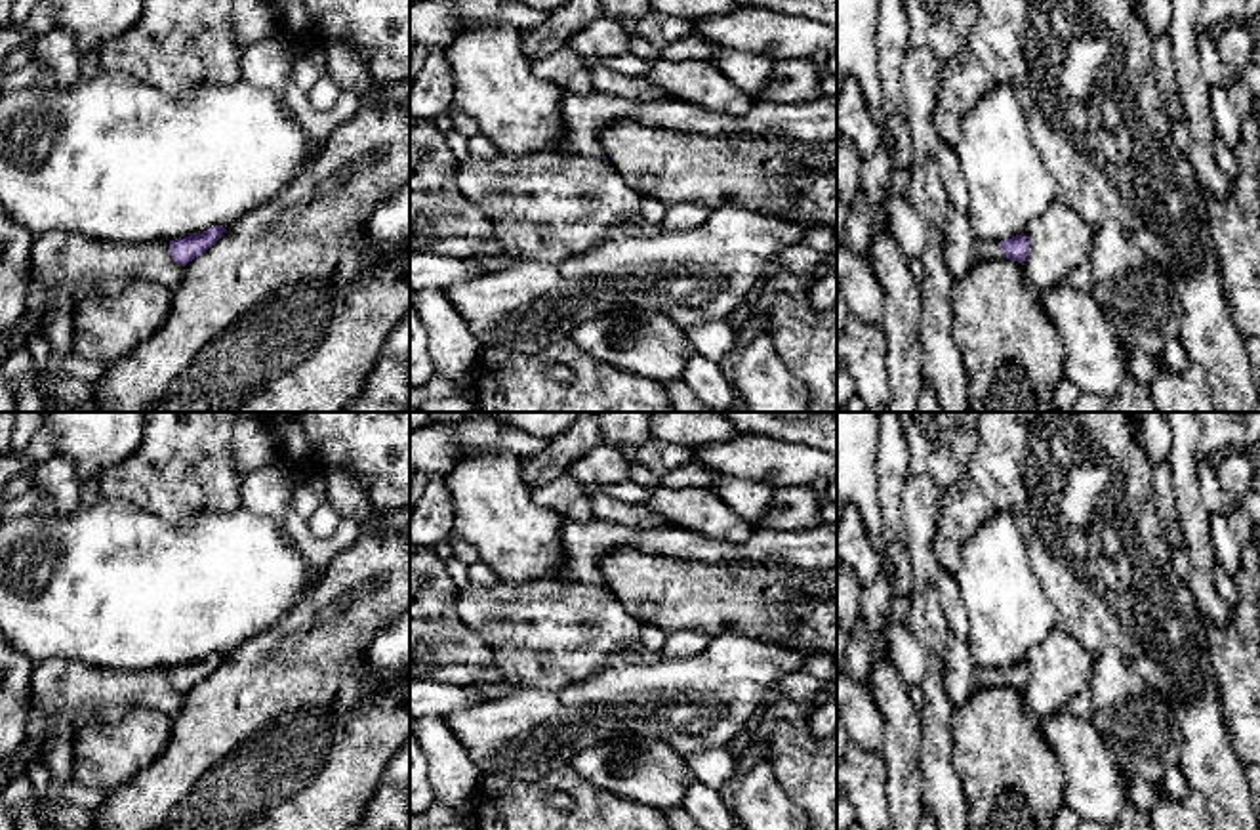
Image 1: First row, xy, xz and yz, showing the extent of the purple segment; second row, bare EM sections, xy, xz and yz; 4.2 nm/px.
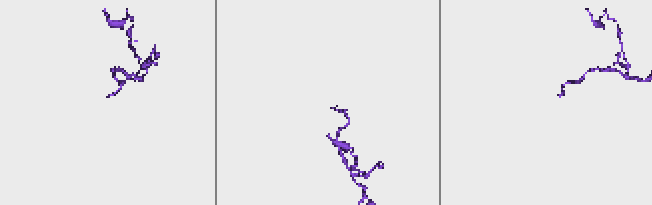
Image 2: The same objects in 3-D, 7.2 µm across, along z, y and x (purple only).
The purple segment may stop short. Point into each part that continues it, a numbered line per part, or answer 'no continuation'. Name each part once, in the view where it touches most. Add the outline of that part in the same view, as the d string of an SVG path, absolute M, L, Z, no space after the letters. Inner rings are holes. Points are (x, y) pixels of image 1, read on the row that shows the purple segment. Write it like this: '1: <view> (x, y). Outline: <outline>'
1: yz (961, 250). Outline: M949 208L940 233L944 259L955 280L963 279L980 261L1003 258L999 242L974 237L966 212Z

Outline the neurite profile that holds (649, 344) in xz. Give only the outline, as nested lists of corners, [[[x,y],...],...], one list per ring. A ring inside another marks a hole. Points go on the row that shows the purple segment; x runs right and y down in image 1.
[[[639,307],[612,309],[579,322],[570,340],[599,363],[660,384],[681,380],[696,353],[686,330],[671,317]]]

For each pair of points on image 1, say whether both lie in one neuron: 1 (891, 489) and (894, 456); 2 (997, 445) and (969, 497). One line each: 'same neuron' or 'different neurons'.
1: same neuron
2: same neuron

